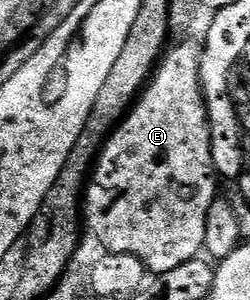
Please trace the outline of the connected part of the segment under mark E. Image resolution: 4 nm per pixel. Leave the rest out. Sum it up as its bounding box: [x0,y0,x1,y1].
[82,42,217,275]

